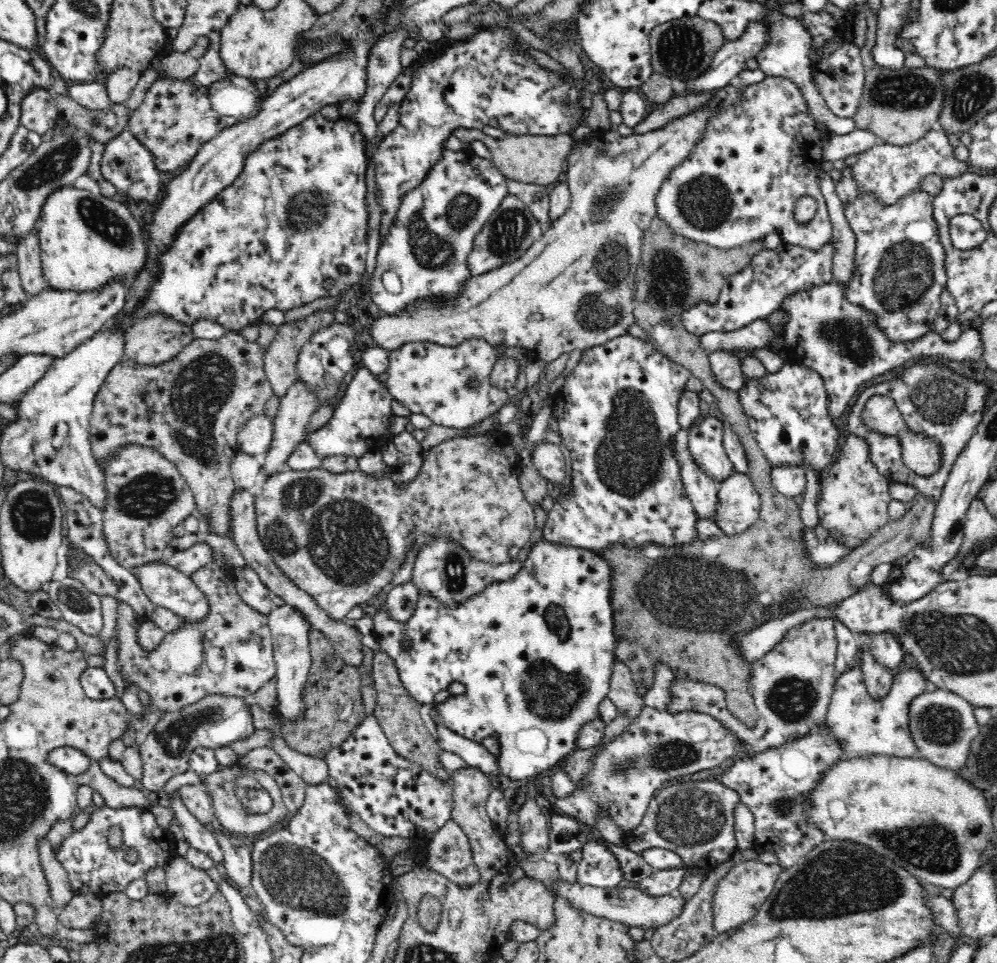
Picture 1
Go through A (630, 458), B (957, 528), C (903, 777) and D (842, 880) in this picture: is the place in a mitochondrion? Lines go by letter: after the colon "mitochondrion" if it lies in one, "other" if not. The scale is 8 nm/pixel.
A: mitochondrion
B: other
C: other
D: mitochondrion

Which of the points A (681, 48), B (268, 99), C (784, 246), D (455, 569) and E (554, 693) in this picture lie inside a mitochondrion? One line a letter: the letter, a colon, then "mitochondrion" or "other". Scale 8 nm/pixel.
A: mitochondrion
B: other
C: other
D: mitochondrion
E: mitochondrion

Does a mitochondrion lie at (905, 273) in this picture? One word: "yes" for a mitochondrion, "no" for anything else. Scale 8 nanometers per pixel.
yes

